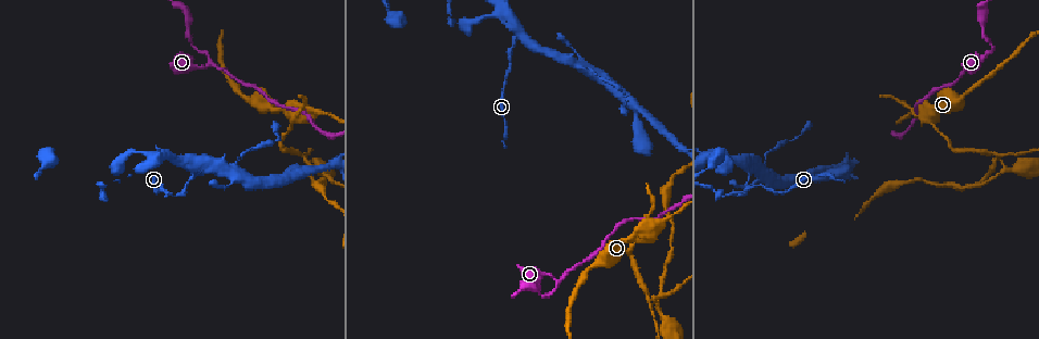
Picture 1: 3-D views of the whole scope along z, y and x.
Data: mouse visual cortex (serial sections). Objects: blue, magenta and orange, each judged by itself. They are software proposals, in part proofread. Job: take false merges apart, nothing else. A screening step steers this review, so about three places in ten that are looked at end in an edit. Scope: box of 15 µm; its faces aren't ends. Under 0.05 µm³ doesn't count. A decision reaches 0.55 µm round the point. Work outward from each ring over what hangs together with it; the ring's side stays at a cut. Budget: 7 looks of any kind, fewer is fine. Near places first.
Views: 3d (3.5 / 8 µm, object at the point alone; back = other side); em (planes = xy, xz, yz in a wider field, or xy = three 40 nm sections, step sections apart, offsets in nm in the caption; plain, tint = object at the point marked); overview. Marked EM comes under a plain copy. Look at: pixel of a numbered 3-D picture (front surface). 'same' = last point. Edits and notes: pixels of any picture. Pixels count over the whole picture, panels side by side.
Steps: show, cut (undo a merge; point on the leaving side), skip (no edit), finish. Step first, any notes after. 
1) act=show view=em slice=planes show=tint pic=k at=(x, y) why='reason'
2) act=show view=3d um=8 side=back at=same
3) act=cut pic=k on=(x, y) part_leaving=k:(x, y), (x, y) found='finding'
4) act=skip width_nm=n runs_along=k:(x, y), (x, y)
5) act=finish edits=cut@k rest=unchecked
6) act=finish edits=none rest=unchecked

act=show view=3d um=3.5 pic=1 at=(556, 281)

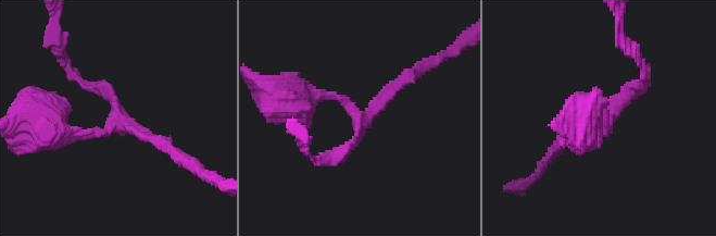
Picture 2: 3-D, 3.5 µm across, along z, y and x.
act=show view=em slice=xy step=1 show=tint pic=2 at=(110, 127) arms=3 arm_widths_nm=150,200,350 why='need the tissue'

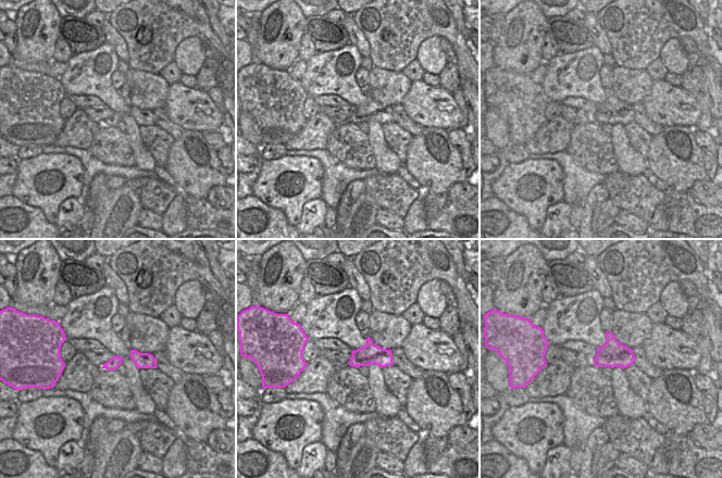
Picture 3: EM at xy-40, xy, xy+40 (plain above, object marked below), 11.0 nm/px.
act=skip runs_along=2:(288, 96), (338, 96), (364, 118), (407, 78) found='all the same cell'

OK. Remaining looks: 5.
act=show view=3d um=3.5 pic=1 at=(304, 112) why='thick turns thin'

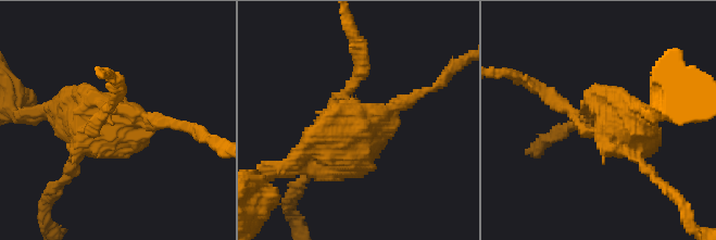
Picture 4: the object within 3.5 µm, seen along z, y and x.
act=show view=em slice=planes show=tint pic=4 at=(108, 125) why='now the EM'

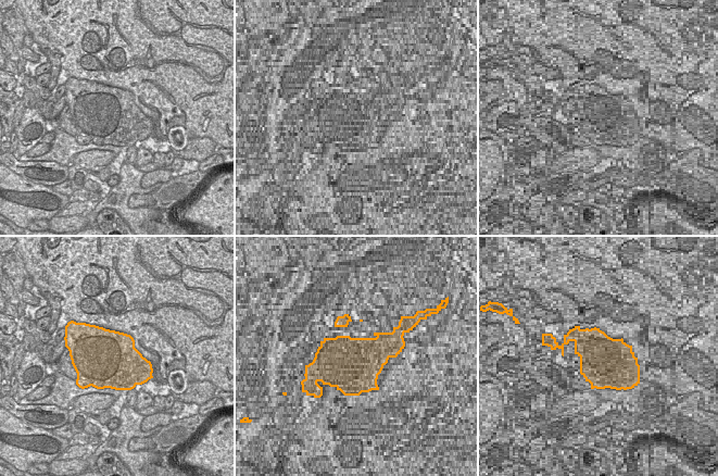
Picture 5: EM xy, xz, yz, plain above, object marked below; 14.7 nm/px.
act=cut pic=4 on=(364, 71) part_leaving=4:(637, 153), (685, 206), (687, 219) found='a second cell is stuck on'

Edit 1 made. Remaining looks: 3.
act=show view=3d um=3.5 pic=1 at=(734, 195)

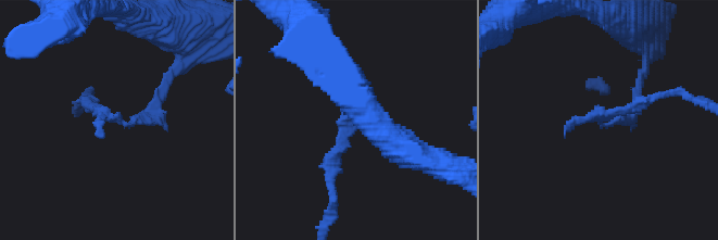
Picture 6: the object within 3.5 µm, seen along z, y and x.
act=show view=em slice=xy step=1 show=tint pic=6 at=(604, 126)

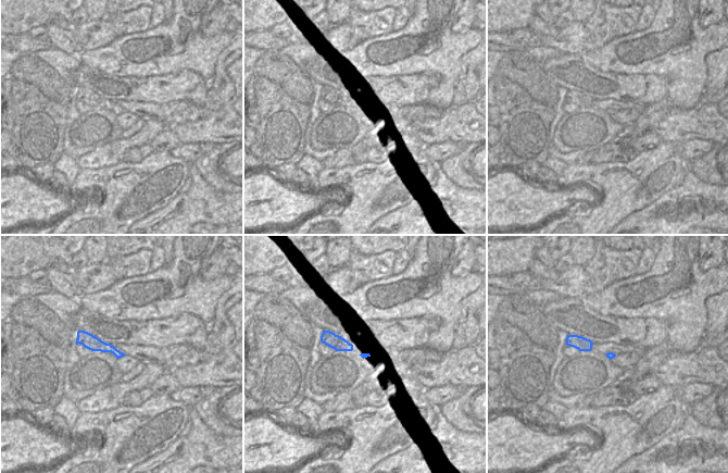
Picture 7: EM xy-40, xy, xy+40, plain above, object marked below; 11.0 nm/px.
act=show view=em slice=xy step=5 show=tint at=same

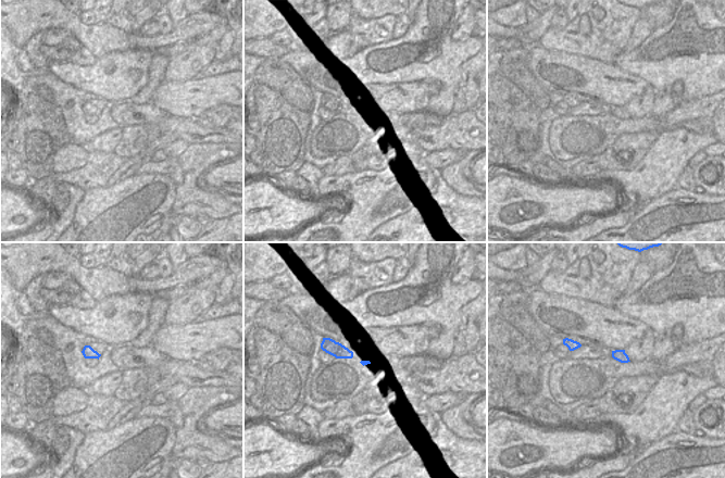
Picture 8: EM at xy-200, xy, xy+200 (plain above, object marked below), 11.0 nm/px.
act=skip runs_along=6:(87, 101), (130, 124), (160, 88) found='all the same cell'

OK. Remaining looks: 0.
act=finish edits=cut@4 rest=unchecked

